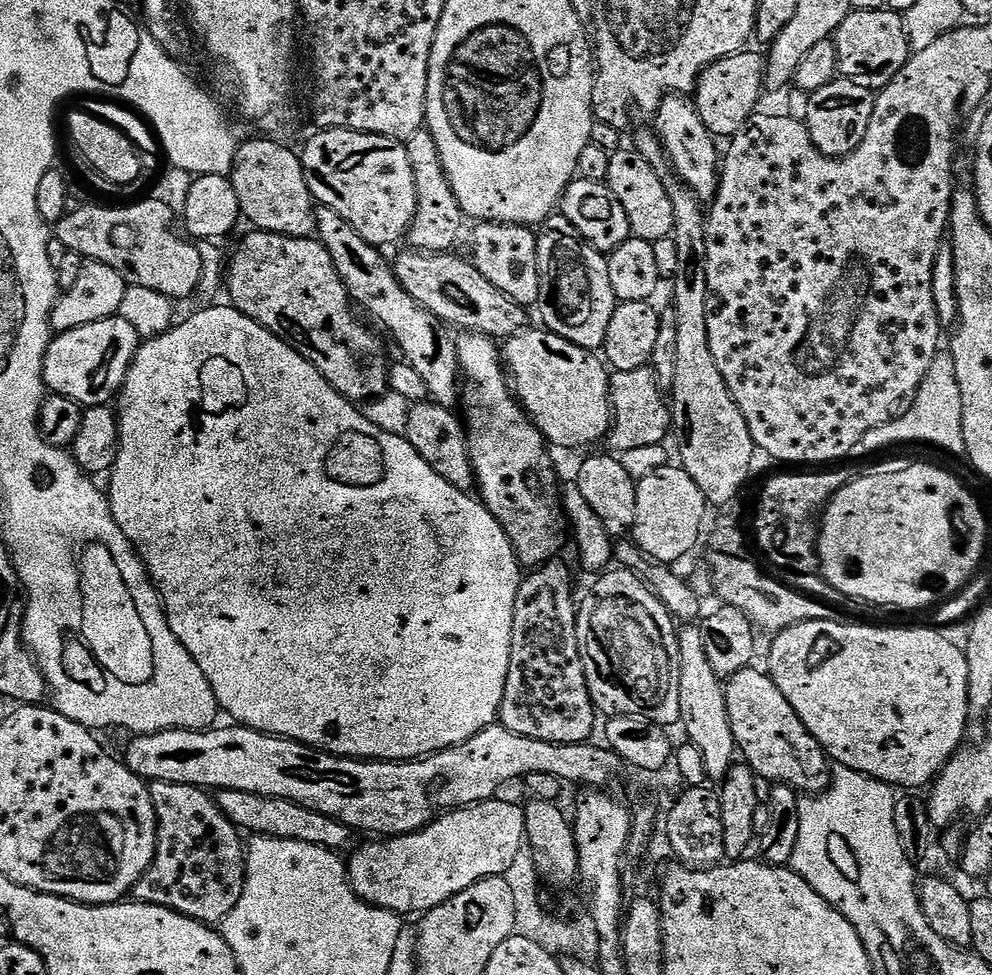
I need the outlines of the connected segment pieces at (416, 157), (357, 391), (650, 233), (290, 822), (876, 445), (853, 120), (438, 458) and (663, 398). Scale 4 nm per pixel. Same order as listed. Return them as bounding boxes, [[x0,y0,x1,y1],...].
[[406,130,466,253],[226,230,390,402],[606,150,674,244],[214,790,354,854],[859,350,963,453],[806,78,876,156],[404,398,476,493],[606,366,672,454]]

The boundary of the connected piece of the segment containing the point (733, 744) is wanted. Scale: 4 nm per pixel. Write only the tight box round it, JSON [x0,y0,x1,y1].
[678,626,738,781]

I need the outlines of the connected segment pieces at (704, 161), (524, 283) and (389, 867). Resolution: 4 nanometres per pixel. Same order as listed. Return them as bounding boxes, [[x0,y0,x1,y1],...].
[[654,94,721,202],[470,222,540,306],[347,798,525,914]]

